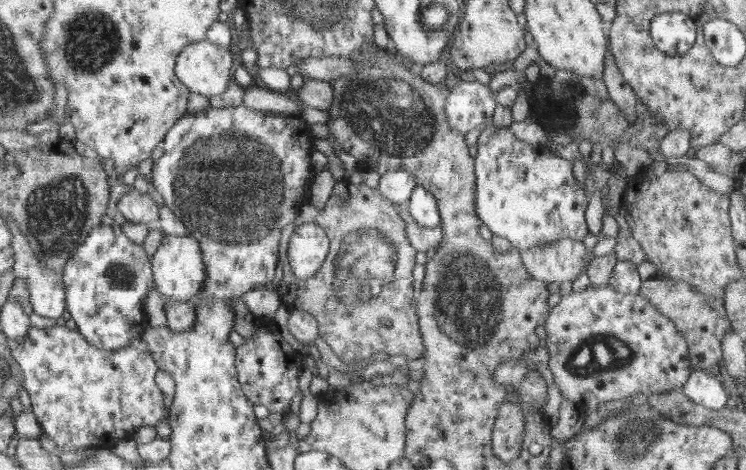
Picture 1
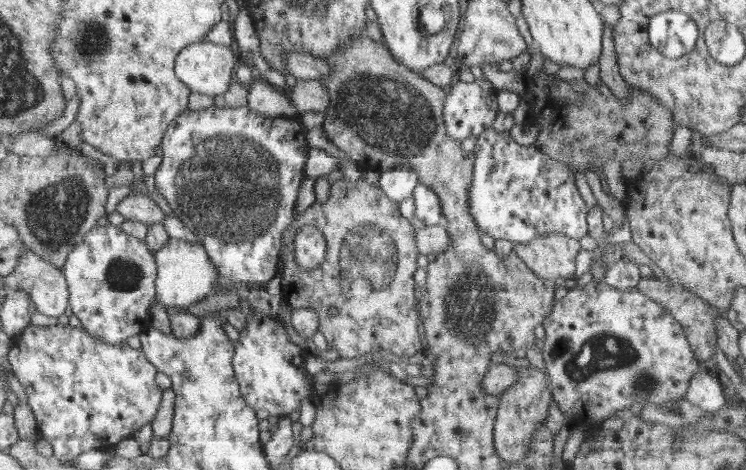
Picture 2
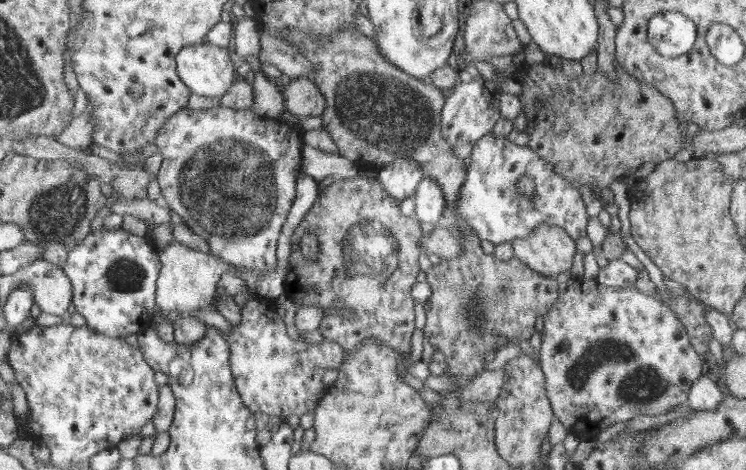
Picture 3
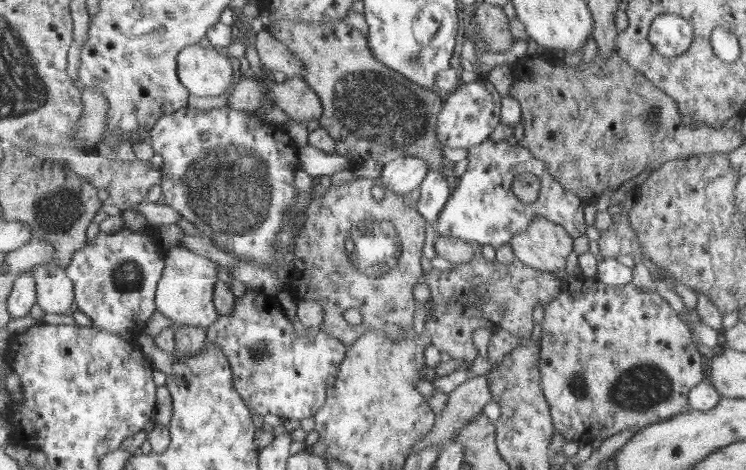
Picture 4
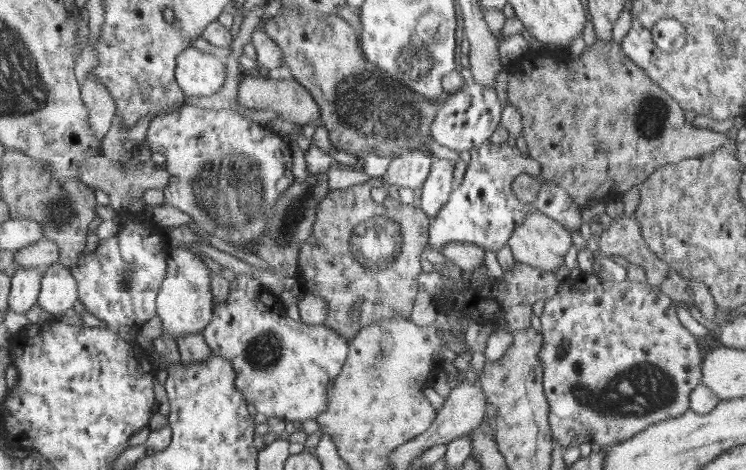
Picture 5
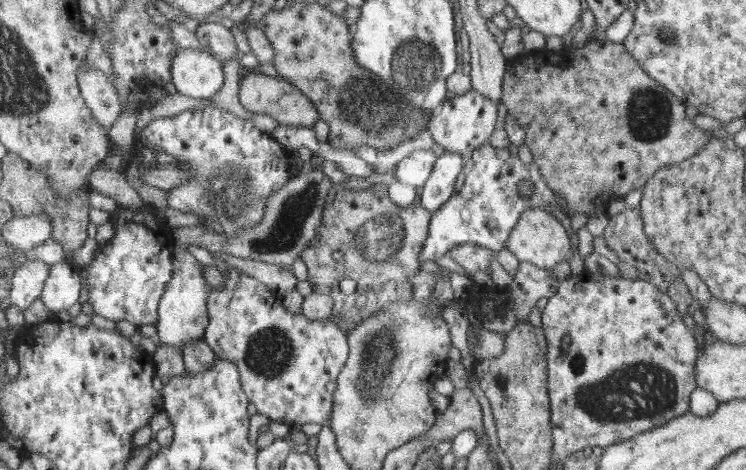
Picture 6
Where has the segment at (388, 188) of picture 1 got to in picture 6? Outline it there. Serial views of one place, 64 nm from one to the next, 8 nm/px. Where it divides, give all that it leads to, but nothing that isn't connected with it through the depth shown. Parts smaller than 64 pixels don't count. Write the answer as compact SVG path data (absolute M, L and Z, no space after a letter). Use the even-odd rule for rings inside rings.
M429 150L413 151L396 164L393 174L401 183L414 188L424 187L435 169L437 159Z

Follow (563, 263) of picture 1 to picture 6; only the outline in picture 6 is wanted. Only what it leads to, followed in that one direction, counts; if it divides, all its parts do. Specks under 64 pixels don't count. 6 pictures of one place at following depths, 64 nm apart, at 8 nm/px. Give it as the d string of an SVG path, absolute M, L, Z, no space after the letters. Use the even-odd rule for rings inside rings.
M530 209L524 213L522 220L512 230L506 248L513 252L521 262L531 262L537 264L539 268L551 269L568 258L573 242L561 220L557 220L545 210Z

